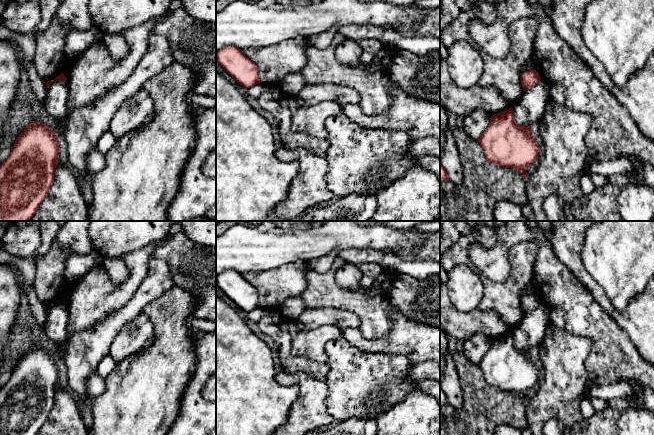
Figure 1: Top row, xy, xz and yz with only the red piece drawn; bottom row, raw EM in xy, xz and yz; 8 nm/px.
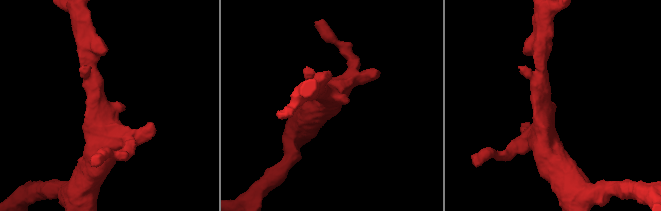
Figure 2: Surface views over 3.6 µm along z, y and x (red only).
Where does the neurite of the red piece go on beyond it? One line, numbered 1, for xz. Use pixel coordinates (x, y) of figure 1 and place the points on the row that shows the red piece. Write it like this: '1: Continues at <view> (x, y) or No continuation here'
1: No continuation here

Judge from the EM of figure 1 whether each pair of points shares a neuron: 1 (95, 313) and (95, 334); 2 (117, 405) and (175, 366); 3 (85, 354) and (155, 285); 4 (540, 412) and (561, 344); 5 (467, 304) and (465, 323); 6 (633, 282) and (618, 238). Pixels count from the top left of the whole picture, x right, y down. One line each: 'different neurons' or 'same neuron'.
1: different neurons
2: same neuron
3: same neuron
4: same neuron
5: different neurons
6: same neuron

